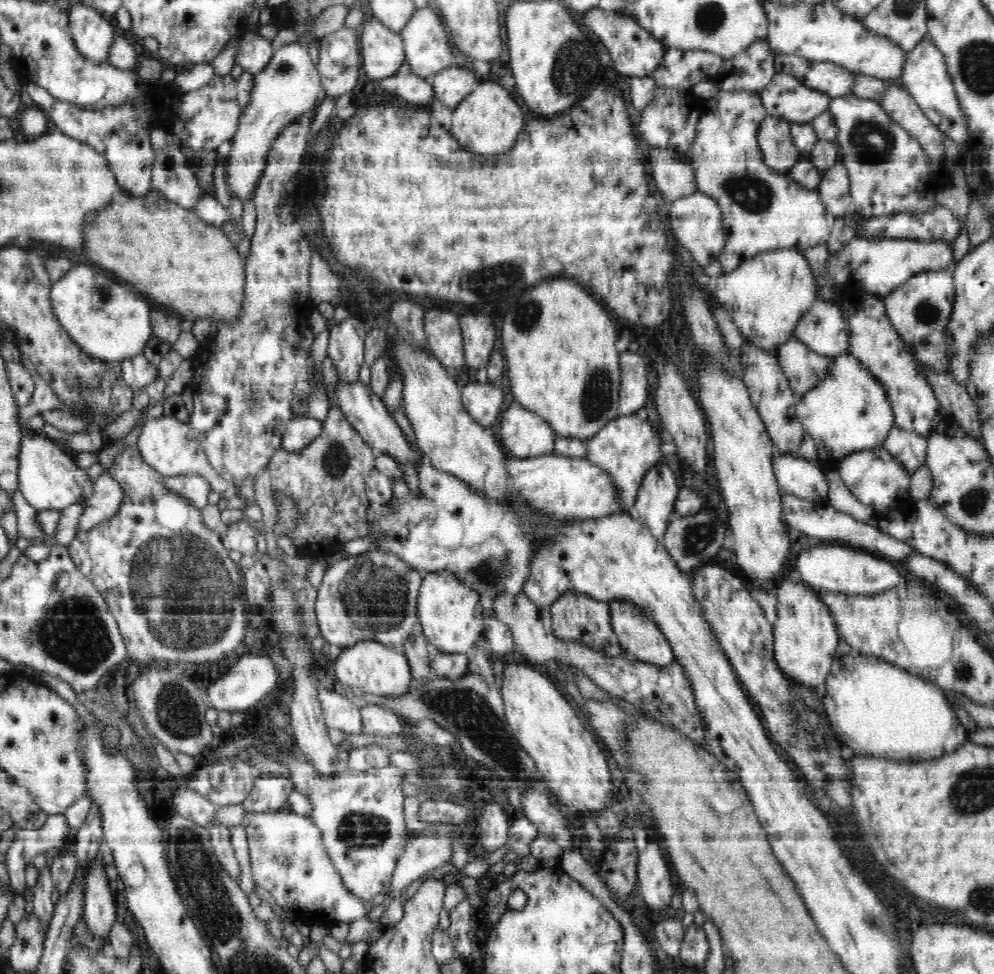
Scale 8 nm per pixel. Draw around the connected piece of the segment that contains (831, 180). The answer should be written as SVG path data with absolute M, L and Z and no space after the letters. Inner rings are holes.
M839 160L829 170L822 174L817 192L822 197L822 203L829 215L839 217L856 210L853 198L850 195L849 177L847 168Z

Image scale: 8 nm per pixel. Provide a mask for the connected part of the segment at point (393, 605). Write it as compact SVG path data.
M372 552L334 558L317 591L315 608L320 635L340 648L365 642L398 648L419 625L417 601L423 577L387 554Z

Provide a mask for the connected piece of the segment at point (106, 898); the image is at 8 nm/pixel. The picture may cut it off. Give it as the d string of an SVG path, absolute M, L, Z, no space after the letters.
M90 862L85 878L83 920L95 940L109 940L110 929L116 922L116 906L105 866Z

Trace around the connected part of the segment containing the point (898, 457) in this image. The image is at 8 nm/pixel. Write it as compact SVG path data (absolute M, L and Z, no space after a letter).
M892 427L882 447L909 476L926 462L927 438L912 432Z

